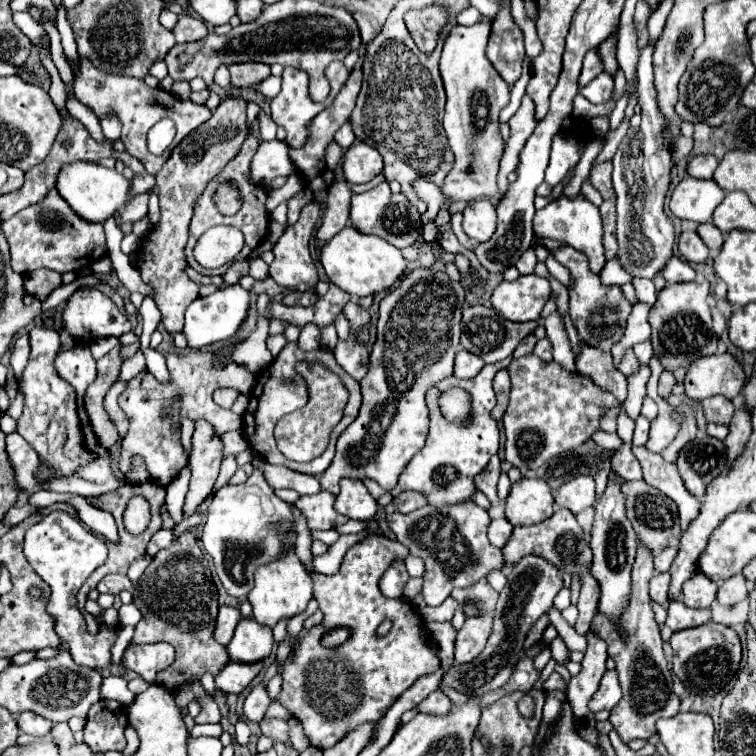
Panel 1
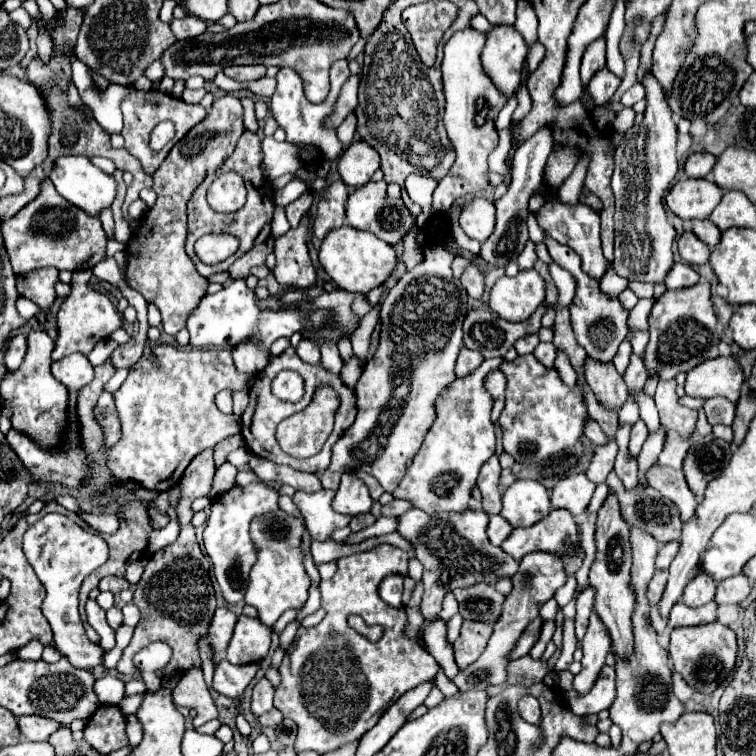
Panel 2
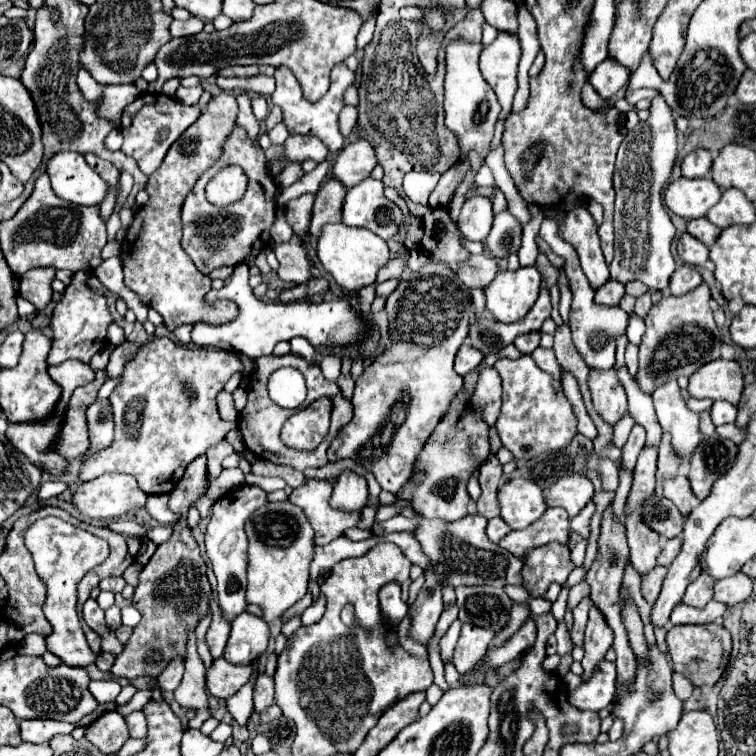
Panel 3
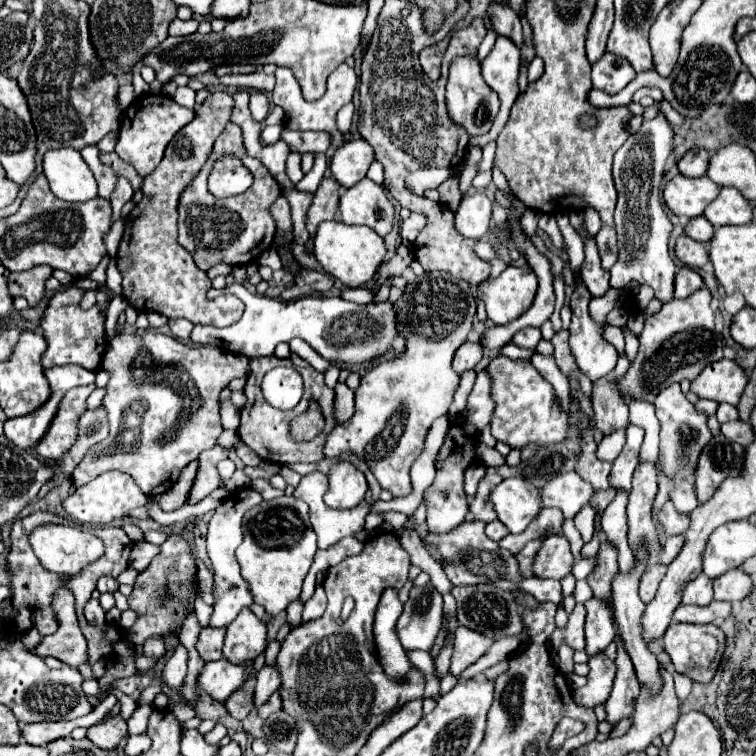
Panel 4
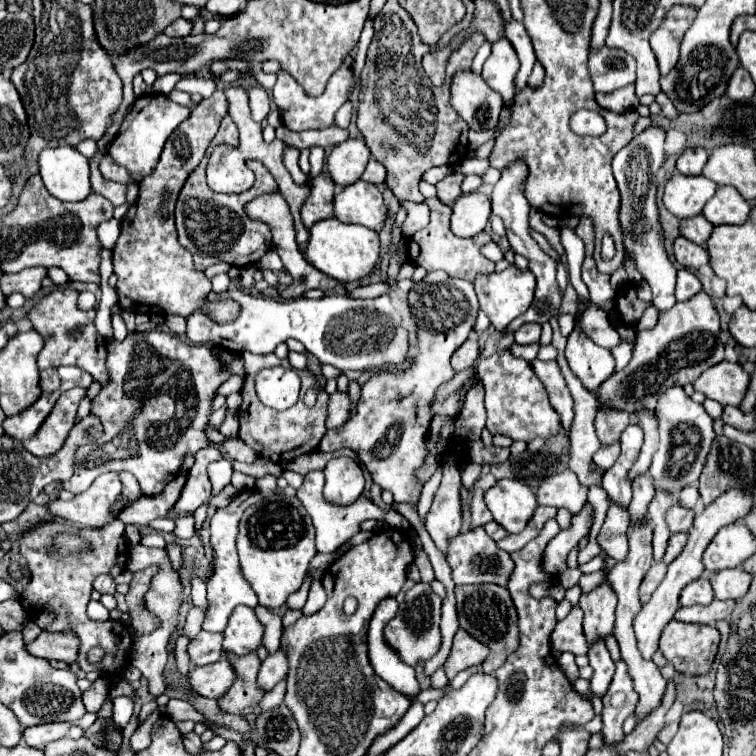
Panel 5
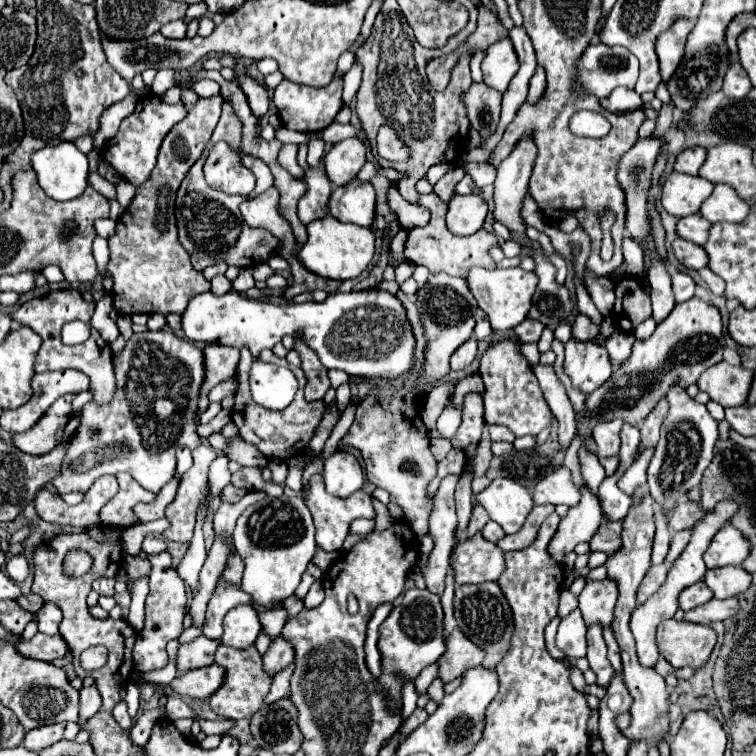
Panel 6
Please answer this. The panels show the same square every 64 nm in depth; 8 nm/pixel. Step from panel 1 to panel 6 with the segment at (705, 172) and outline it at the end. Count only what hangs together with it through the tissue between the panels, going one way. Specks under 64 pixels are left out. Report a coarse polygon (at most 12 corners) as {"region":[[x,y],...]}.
{"region":[[686,148],[676,156],[674,170],[698,174],[706,148]]}

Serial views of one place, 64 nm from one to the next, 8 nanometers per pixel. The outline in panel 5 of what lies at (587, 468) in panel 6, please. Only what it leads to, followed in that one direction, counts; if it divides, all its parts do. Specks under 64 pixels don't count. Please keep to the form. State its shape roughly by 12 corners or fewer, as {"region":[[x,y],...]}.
{"region":[[598,484],[588,488],[596,516],[592,534],[598,534],[608,512],[608,496]]}

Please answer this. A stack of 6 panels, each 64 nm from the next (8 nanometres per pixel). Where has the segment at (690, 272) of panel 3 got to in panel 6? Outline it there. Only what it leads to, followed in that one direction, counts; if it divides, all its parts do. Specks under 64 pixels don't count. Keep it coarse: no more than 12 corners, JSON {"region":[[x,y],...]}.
{"region":[[682,272],[672,274],[676,302],[694,296],[694,280]]}

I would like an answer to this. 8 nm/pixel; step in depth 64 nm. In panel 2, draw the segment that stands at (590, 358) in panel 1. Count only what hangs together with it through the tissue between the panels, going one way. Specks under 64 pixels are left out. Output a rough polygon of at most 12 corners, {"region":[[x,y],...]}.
{"region":[[586,358],[586,382],[598,402],[618,410],[628,398],[614,364]]}

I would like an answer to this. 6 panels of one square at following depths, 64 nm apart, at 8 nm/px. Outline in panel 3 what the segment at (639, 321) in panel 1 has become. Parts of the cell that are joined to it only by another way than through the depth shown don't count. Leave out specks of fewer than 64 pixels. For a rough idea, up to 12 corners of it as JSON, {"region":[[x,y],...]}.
{"region":[[648,290],[646,294],[636,300],[636,312],[638,316],[648,314],[652,308],[652,300]]}

